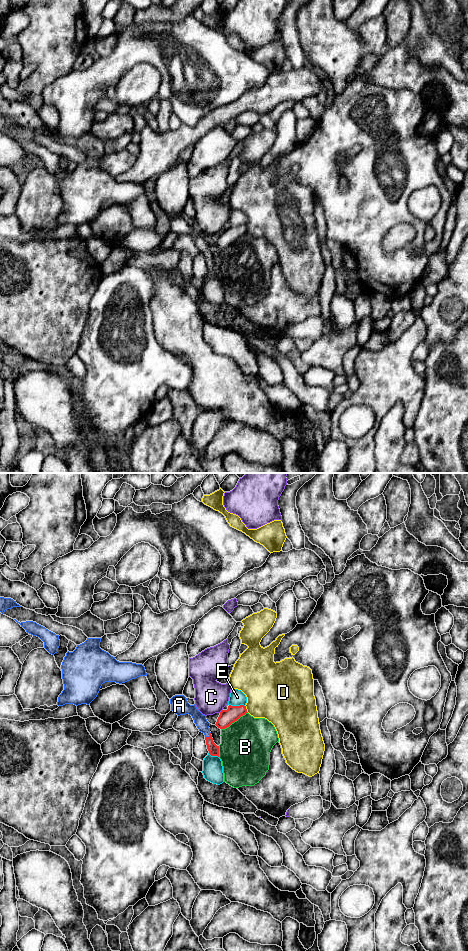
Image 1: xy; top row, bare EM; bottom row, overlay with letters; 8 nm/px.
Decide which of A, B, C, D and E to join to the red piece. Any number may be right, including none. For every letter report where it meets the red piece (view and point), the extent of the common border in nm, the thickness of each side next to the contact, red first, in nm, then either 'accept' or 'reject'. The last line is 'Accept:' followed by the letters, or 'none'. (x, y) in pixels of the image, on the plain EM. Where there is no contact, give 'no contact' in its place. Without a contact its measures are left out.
A: contact xy (209, 256); length 60 nm; calibres 90 and 100 nm; accept
B: contact xy (234, 241); length 260 nm; calibres 120 and 400 nm; reject
C: contact xy (221, 231); length 40 nm; calibres 120 and 260 nm; reject
D: contact xy (246, 229); length 70 nm; calibres 120 and 420 nm; reject
E: contact xy (237, 226); length 130 nm; calibres 120 and 120 nm; reject
Accept: A

